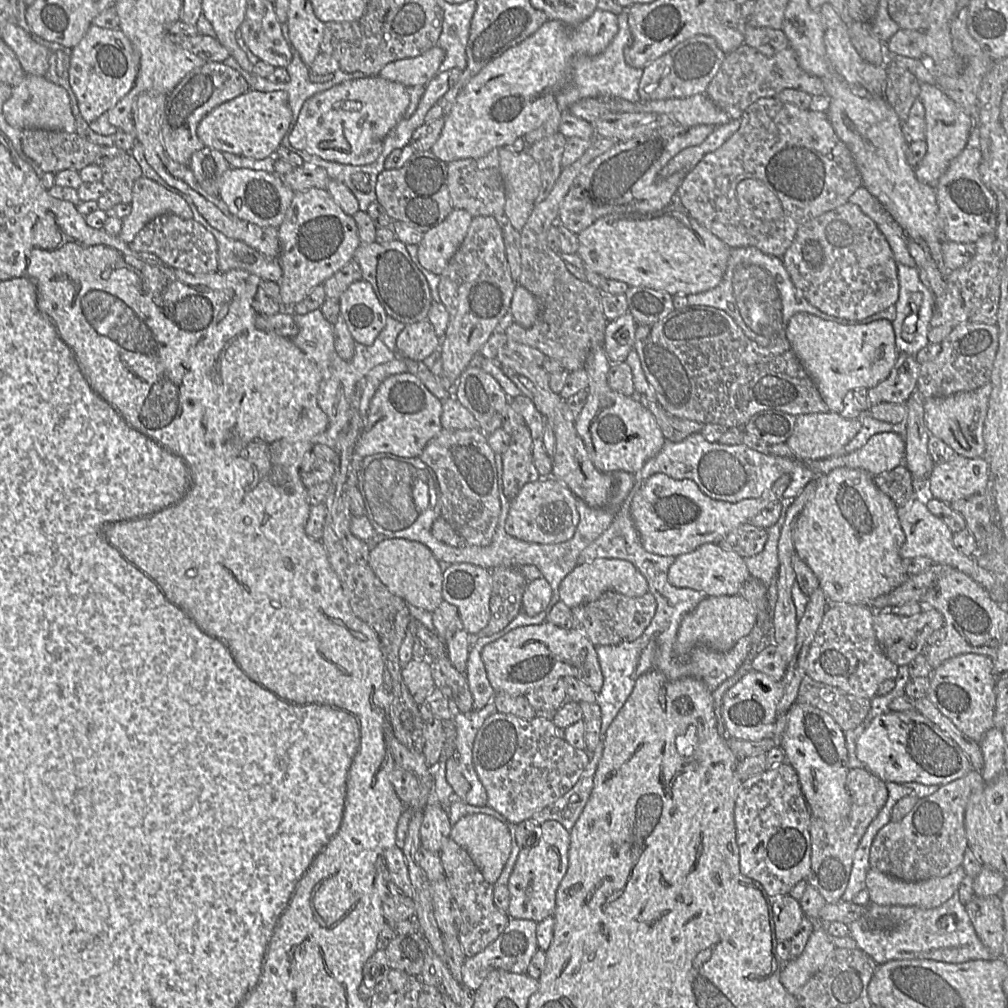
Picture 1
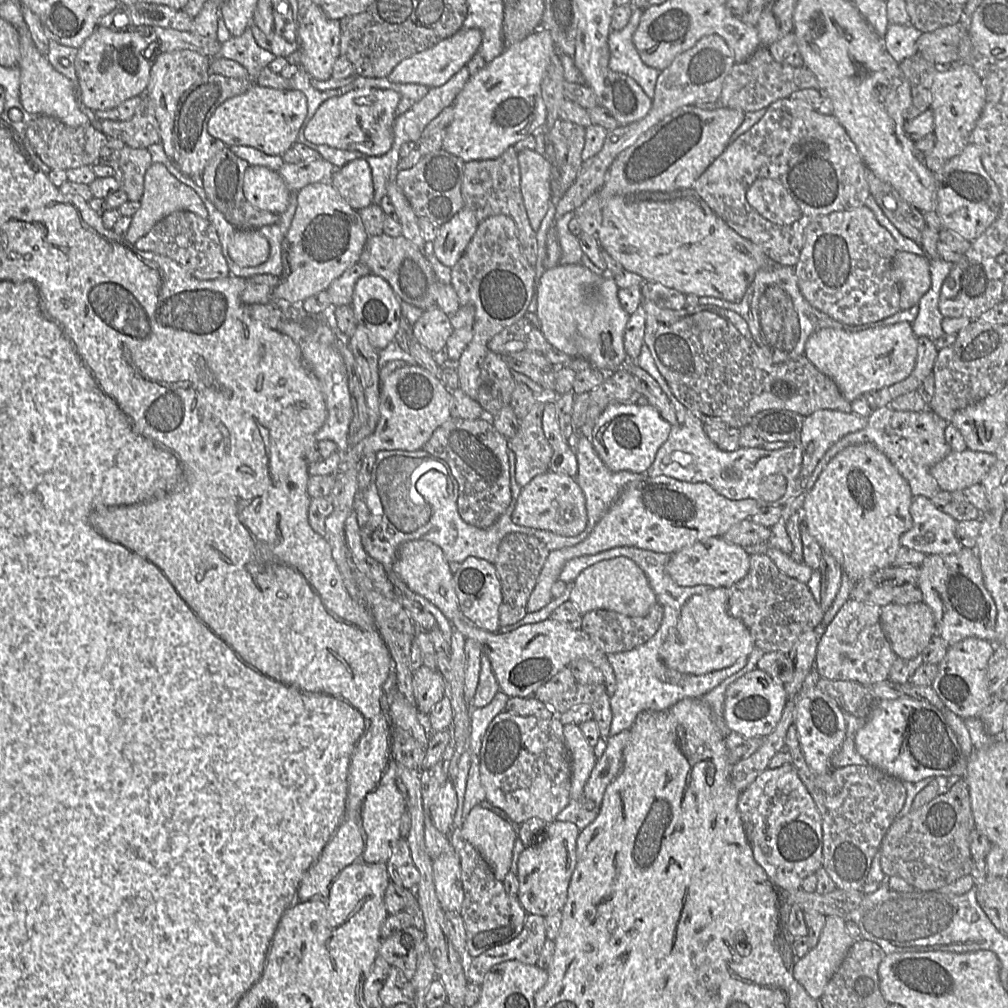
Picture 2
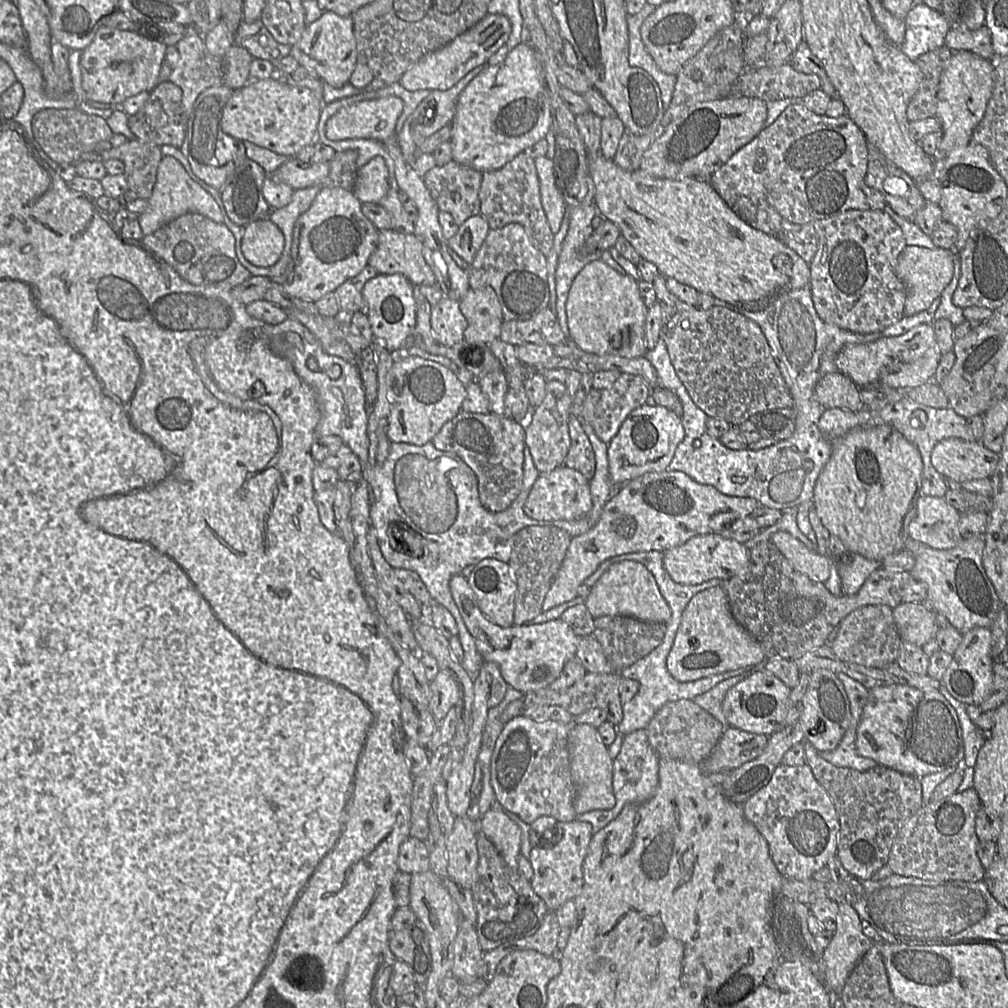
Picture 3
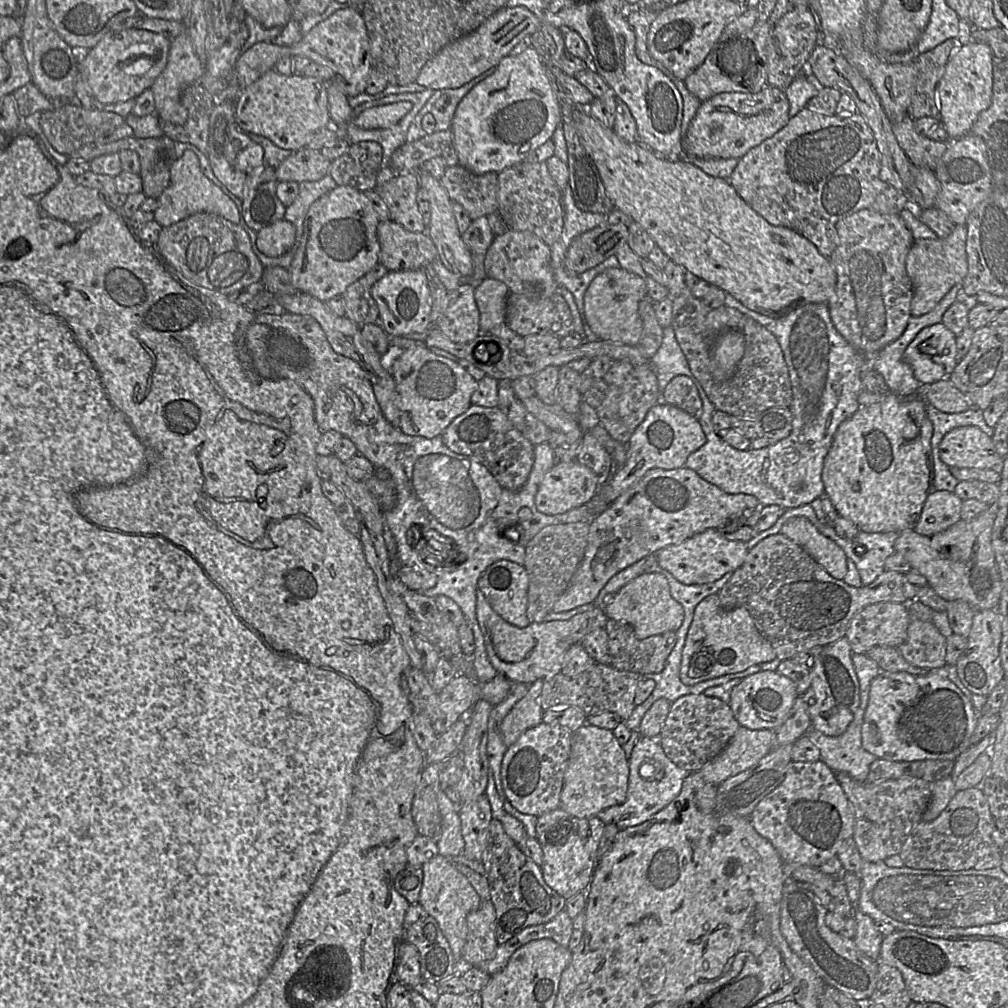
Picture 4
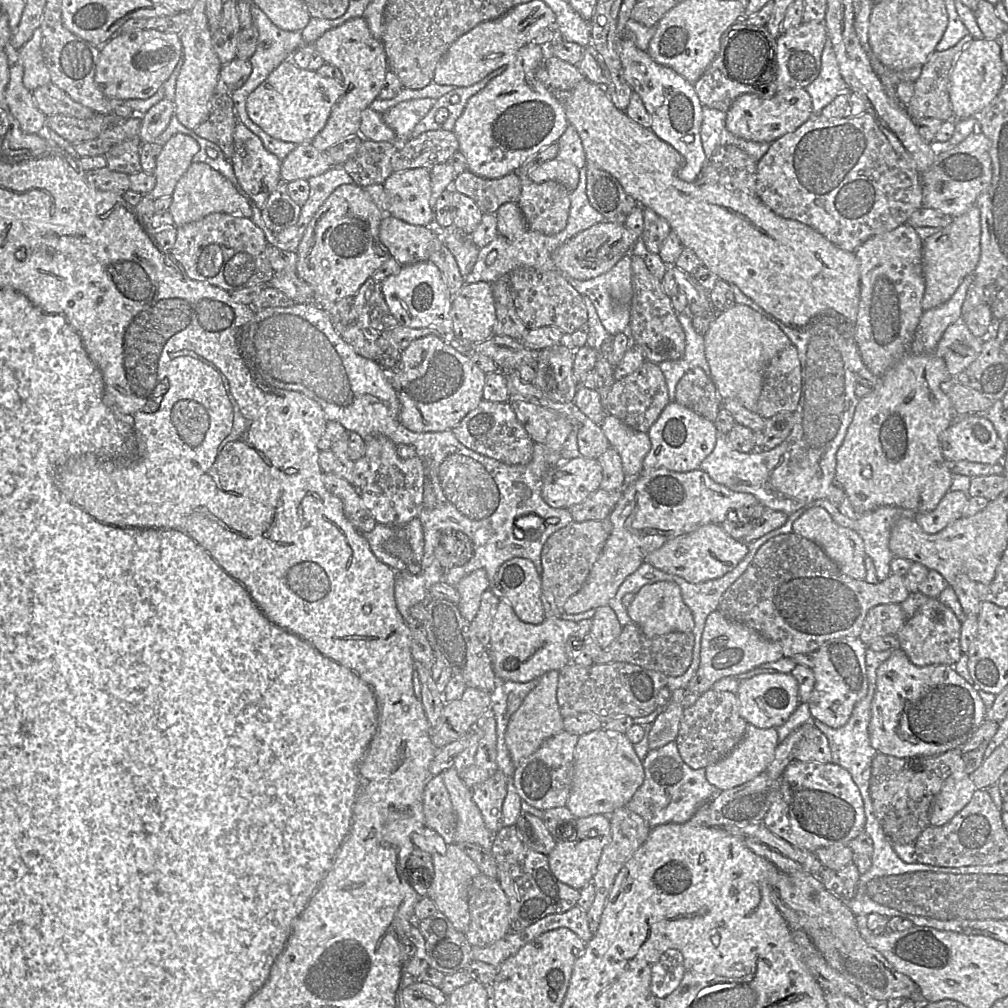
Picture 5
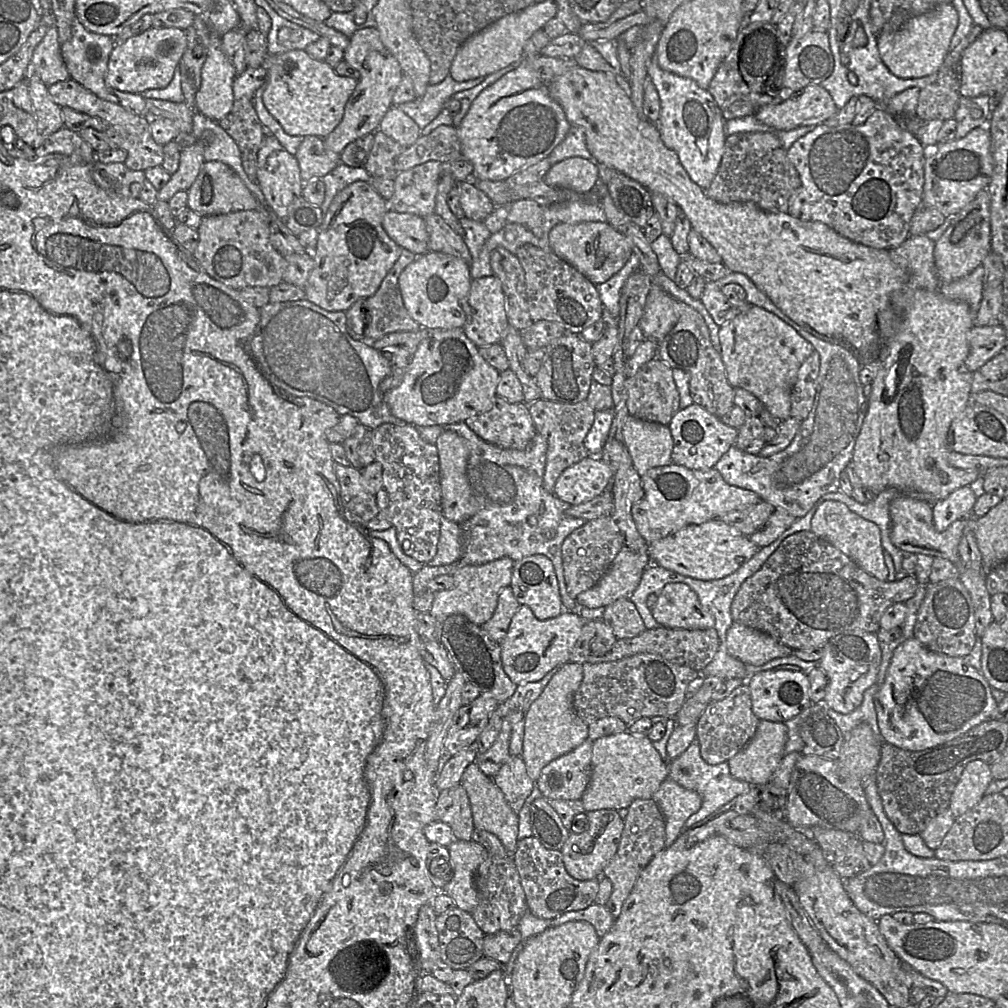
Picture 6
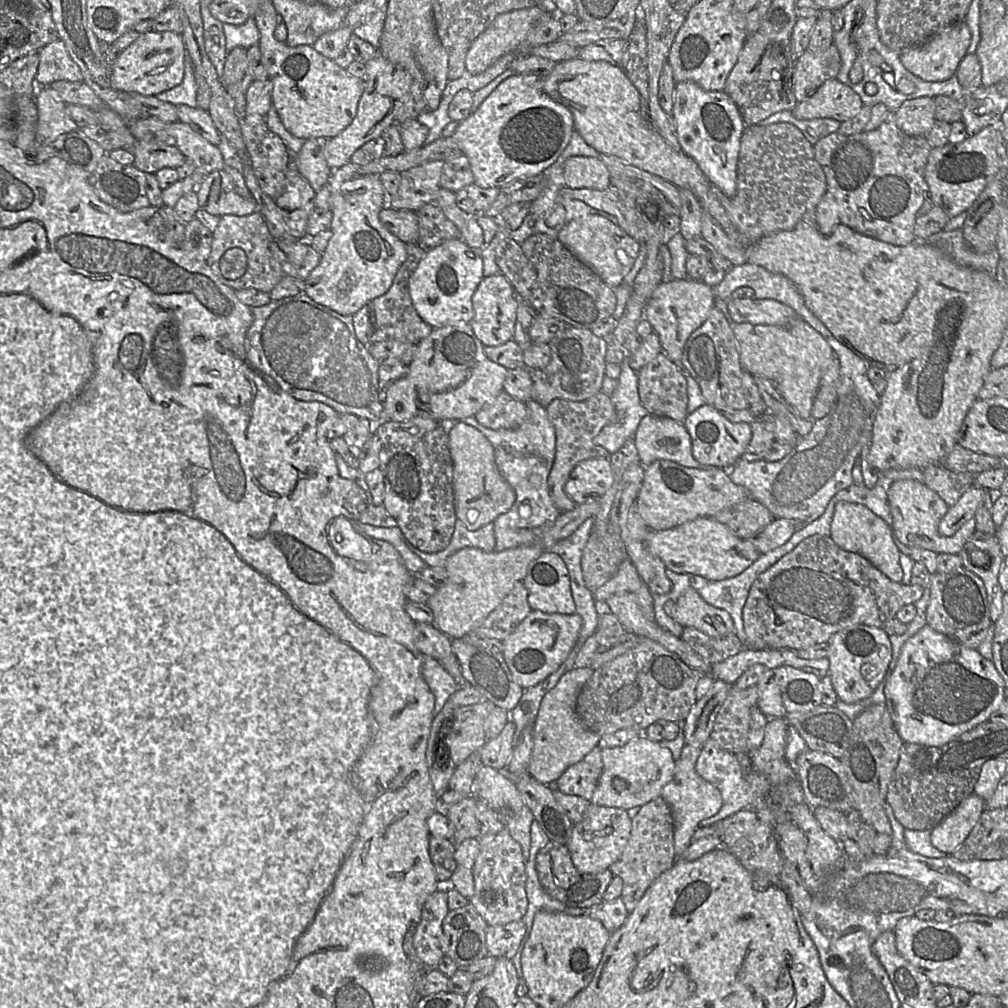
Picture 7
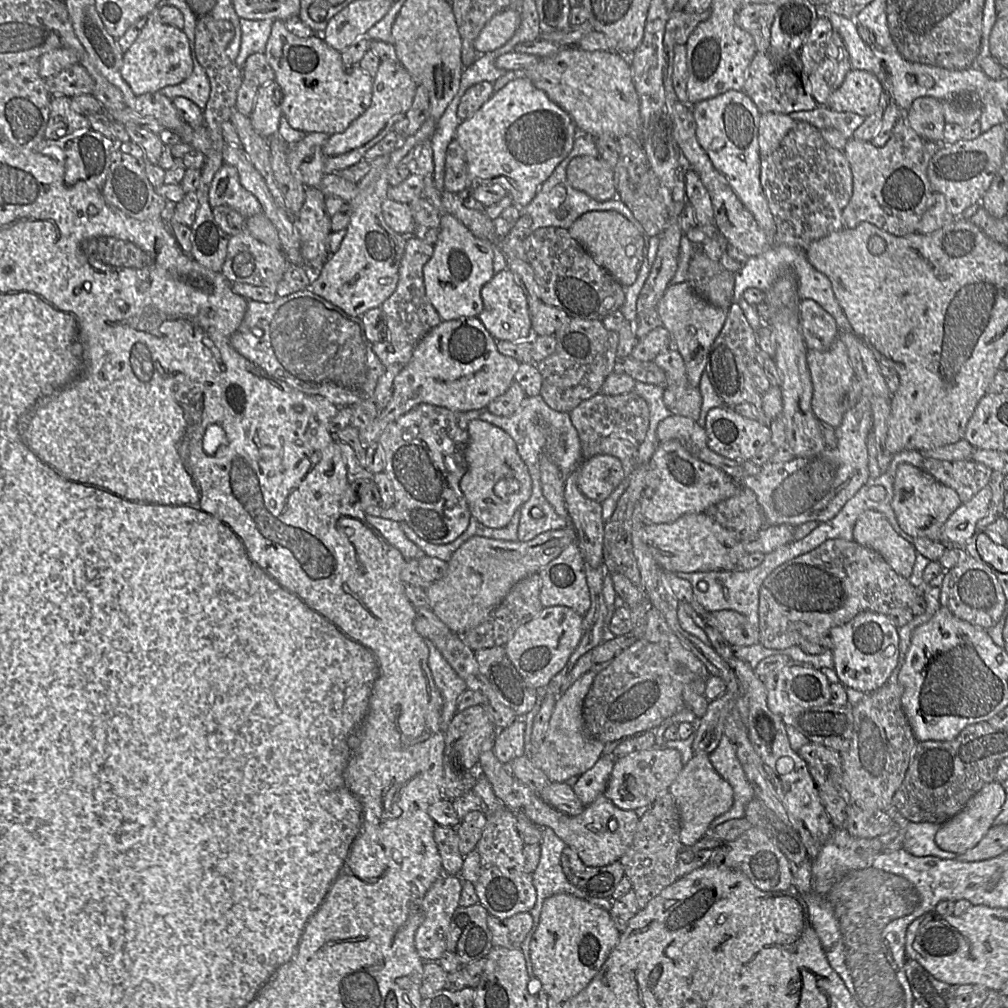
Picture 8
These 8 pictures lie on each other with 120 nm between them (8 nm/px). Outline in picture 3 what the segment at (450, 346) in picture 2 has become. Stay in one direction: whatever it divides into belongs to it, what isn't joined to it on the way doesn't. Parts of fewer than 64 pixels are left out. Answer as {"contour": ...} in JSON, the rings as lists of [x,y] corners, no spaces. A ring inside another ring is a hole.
{"contour":[[[491,288],[469,289],[460,300],[459,307],[467,320],[463,342],[489,344],[499,337],[502,311]]]}

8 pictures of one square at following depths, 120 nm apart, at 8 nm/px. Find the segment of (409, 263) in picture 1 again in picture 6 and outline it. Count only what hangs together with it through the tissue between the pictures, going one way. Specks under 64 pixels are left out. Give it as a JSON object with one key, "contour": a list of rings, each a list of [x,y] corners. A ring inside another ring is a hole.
{"contour":[[[387,211],[382,220],[386,234],[402,249],[416,256],[428,251],[428,233],[424,219],[420,216]]]}

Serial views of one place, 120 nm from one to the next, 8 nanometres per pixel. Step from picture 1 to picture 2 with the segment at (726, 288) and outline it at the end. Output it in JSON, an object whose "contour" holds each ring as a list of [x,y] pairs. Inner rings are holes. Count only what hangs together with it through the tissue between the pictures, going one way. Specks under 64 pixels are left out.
{"contour":[[[771,263],[760,269],[739,301],[729,302],[714,297],[699,297],[699,305],[714,305],[739,314],[747,322],[752,337],[764,355],[774,363],[803,356],[808,338],[817,330],[836,328],[861,331],[869,328],[867,324],[845,325],[811,306],[801,294],[794,268],[778,263]]]}

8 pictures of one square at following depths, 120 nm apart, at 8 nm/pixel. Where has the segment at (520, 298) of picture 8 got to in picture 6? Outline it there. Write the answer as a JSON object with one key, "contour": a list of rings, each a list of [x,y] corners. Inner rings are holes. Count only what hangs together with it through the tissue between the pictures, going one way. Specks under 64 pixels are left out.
{"contour":[[[496,276],[472,279],[469,292],[464,299],[464,312],[466,319],[462,329],[477,347],[501,343],[509,329],[509,323],[501,281]]]}

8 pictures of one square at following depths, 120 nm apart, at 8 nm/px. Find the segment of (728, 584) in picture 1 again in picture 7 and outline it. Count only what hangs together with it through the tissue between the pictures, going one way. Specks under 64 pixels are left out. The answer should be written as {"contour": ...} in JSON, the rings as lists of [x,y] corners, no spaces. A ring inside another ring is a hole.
{"contour":[[[700,517],[667,530],[648,532],[650,552],[661,559],[666,568],[678,574],[692,574],[719,581],[743,572],[761,554],[746,539],[735,536],[713,517]]]}

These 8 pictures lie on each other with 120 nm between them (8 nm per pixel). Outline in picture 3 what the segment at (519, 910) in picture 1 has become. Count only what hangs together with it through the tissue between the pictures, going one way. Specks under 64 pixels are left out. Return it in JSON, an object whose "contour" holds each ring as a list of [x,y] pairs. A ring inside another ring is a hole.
{"contour":[[[579,820],[558,822],[545,835],[541,845],[531,848],[529,852],[529,861],[533,870],[531,887],[548,911],[555,912],[581,892],[584,882],[583,864],[593,834],[593,827],[588,822]]]}

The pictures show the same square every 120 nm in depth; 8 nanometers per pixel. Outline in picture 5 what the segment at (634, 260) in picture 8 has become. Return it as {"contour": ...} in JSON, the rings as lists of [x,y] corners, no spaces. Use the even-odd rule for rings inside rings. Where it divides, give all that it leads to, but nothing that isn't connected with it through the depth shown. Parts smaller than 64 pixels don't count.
{"contour":[[[603,221],[573,236],[559,246],[551,255],[557,270],[566,277],[589,280],[609,271],[624,255],[629,254],[638,240],[625,225]]]}

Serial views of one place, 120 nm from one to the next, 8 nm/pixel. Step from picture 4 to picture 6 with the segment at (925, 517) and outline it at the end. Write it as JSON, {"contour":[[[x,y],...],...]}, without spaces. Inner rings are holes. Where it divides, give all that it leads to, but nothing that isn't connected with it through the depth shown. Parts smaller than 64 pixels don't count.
{"contour":[[[963,486],[932,504],[933,522],[937,531],[946,530],[954,521],[972,516],[977,494],[972,487]]]}

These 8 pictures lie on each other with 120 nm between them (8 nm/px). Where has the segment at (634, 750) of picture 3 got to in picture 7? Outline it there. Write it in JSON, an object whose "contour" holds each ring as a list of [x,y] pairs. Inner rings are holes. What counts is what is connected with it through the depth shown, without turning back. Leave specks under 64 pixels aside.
{"contour":[[[710,738],[701,747],[701,753],[697,759],[695,769],[703,779],[714,785],[722,796],[722,807],[719,812],[702,820],[700,827],[710,826],[740,810],[754,808],[758,798],[764,798],[770,789],[769,782],[762,773],[754,769],[750,772],[745,772],[735,754],[721,749]]]}

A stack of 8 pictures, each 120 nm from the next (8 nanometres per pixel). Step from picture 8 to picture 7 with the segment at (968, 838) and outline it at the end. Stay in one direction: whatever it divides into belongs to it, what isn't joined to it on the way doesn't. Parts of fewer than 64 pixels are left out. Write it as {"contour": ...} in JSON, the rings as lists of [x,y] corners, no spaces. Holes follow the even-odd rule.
{"contour":[[[970,795],[931,829],[931,843],[938,850],[951,854],[965,841],[986,809],[986,800]]]}

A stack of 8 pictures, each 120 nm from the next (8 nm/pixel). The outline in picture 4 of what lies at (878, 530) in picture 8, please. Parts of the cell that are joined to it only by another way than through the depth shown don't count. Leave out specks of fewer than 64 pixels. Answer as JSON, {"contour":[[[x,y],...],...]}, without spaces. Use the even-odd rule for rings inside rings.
{"contour":[[[808,518],[790,519],[781,534],[802,547],[833,578],[842,580],[848,571],[848,558],[844,550],[823,535]]]}

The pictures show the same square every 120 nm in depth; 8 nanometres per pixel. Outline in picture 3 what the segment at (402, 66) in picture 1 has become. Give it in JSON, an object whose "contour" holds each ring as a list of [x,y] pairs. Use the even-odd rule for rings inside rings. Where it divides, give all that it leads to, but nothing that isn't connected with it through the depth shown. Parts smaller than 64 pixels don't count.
{"contour":[[[489,14],[450,43],[423,56],[402,75],[399,84],[409,91],[448,90],[474,68],[485,67],[488,59],[506,44],[510,33],[511,23],[506,16]]]}

